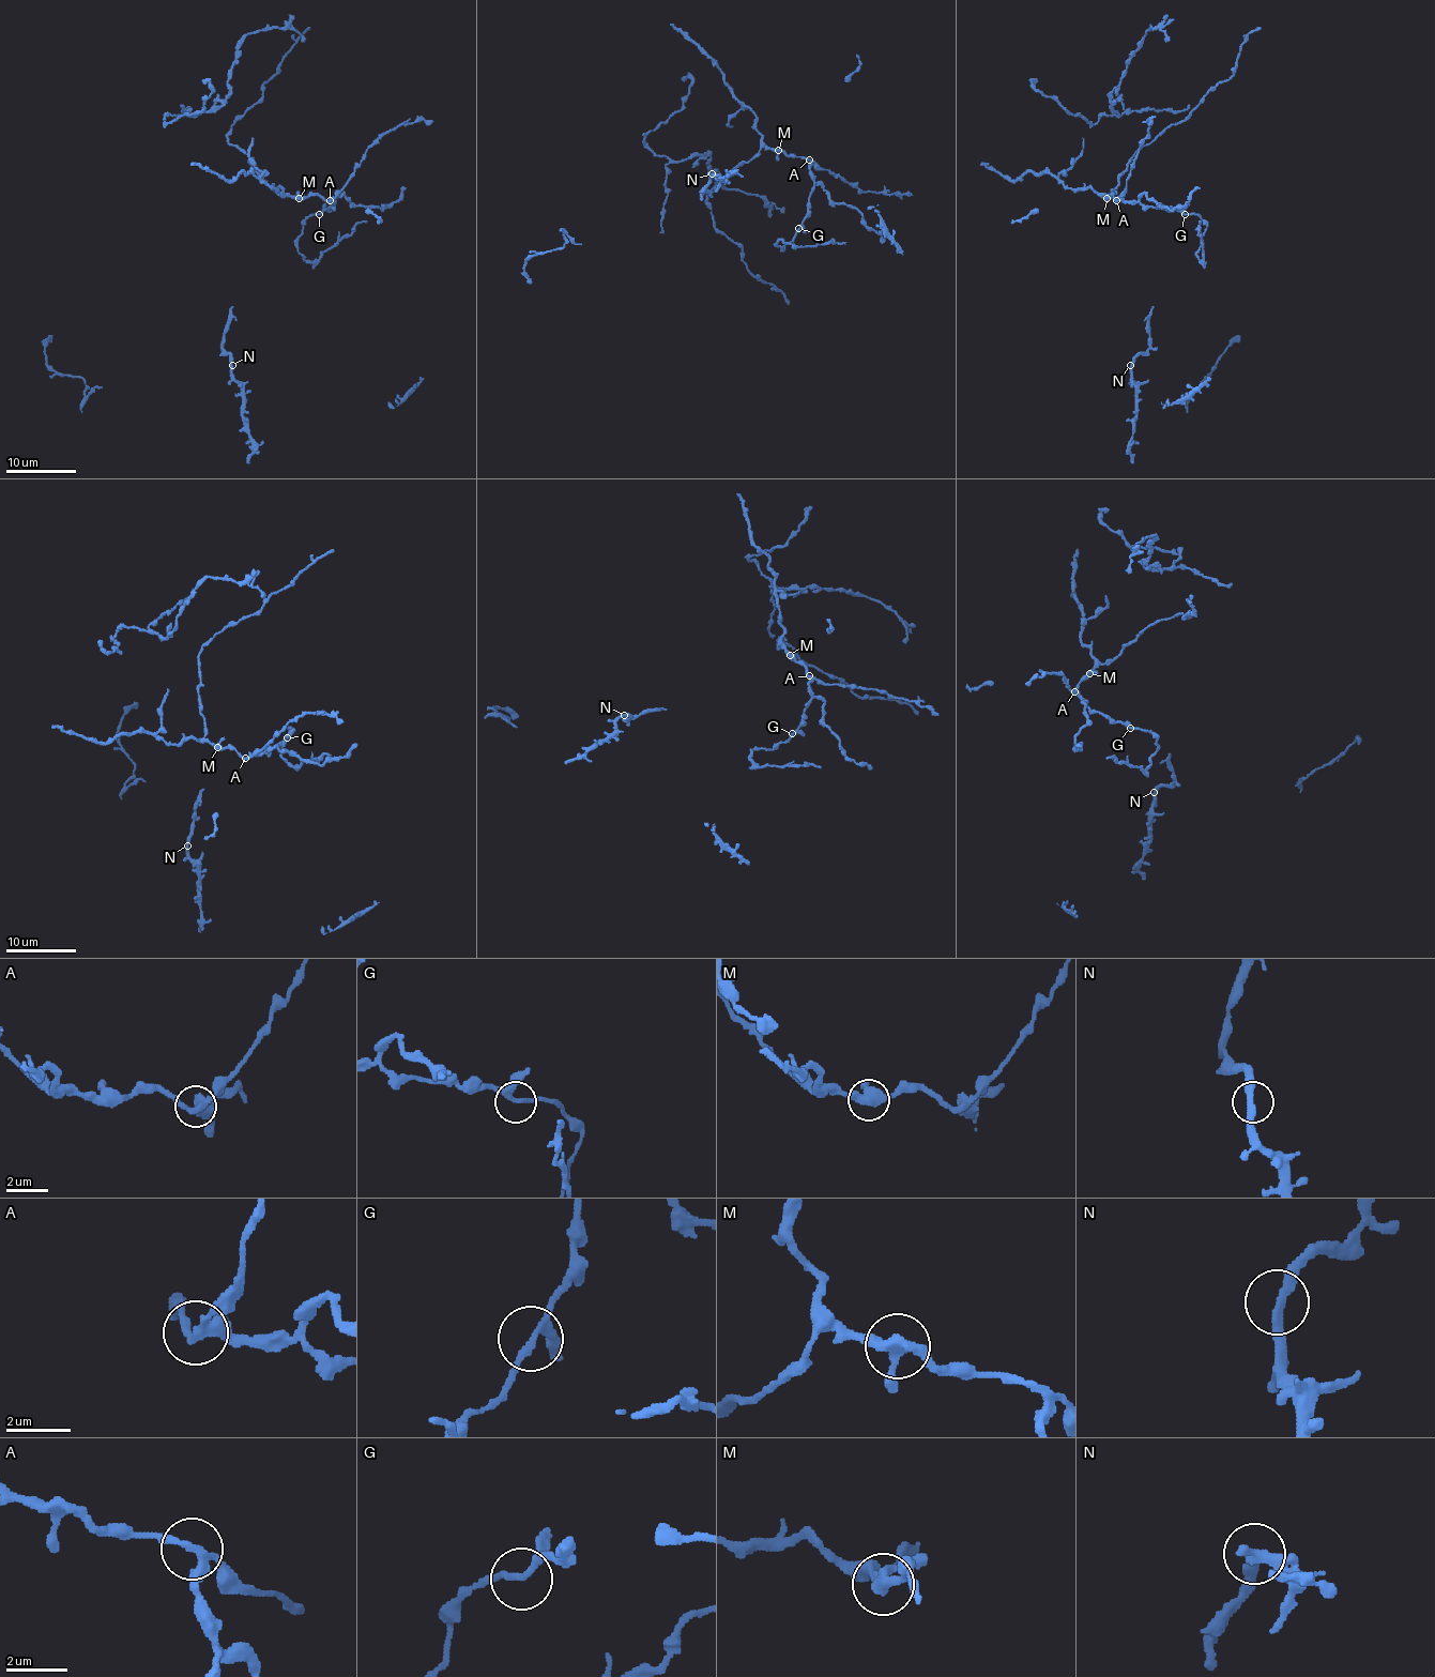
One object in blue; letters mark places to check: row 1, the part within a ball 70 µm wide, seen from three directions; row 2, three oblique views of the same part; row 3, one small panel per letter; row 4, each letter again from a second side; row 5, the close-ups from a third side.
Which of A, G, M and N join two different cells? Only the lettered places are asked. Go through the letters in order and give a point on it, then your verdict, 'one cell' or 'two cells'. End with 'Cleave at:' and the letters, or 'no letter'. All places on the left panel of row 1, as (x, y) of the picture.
A: place (330, 200); one cell
G: place (319, 214); one cell
M: place (299, 198); one cell
N: place (232, 365); one cell
Cleave at: no letter

